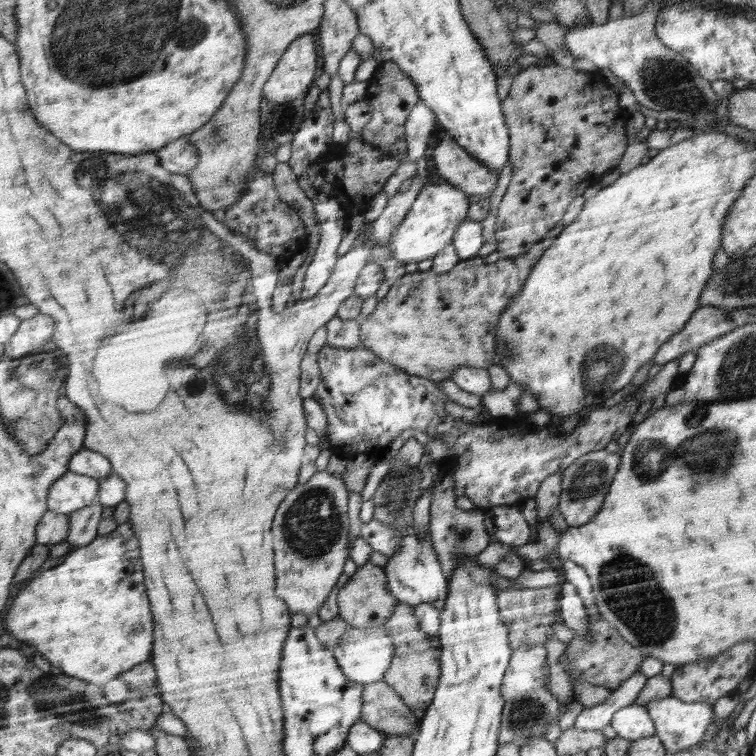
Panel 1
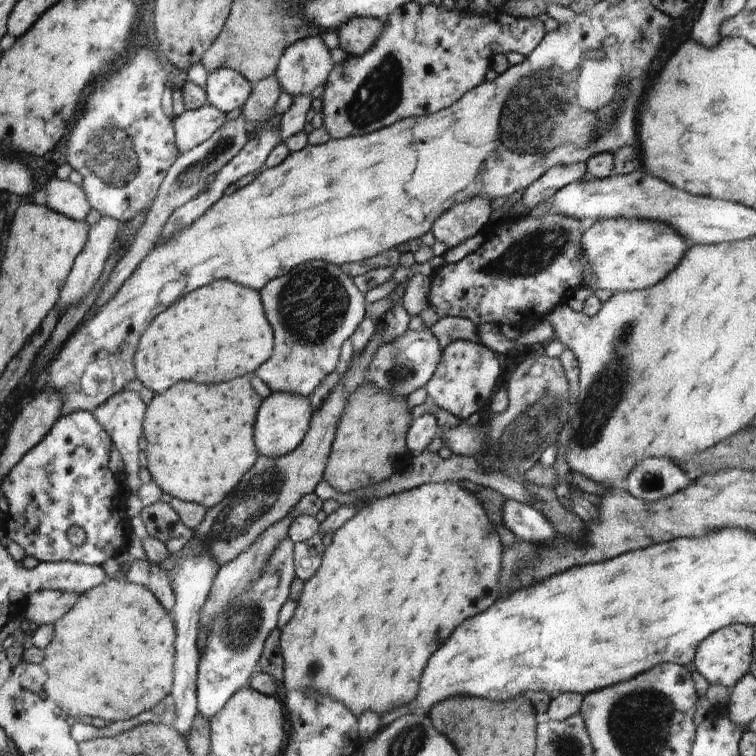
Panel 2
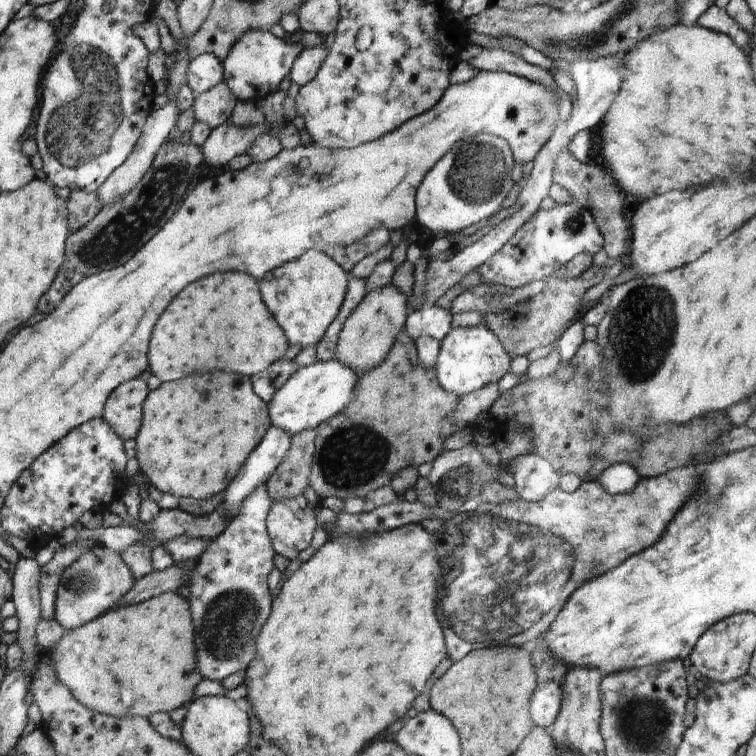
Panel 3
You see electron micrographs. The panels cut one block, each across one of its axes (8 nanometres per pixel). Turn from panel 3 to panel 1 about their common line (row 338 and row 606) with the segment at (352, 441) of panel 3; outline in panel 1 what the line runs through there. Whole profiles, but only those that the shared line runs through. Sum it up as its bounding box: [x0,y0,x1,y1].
[383,603,443,714]

